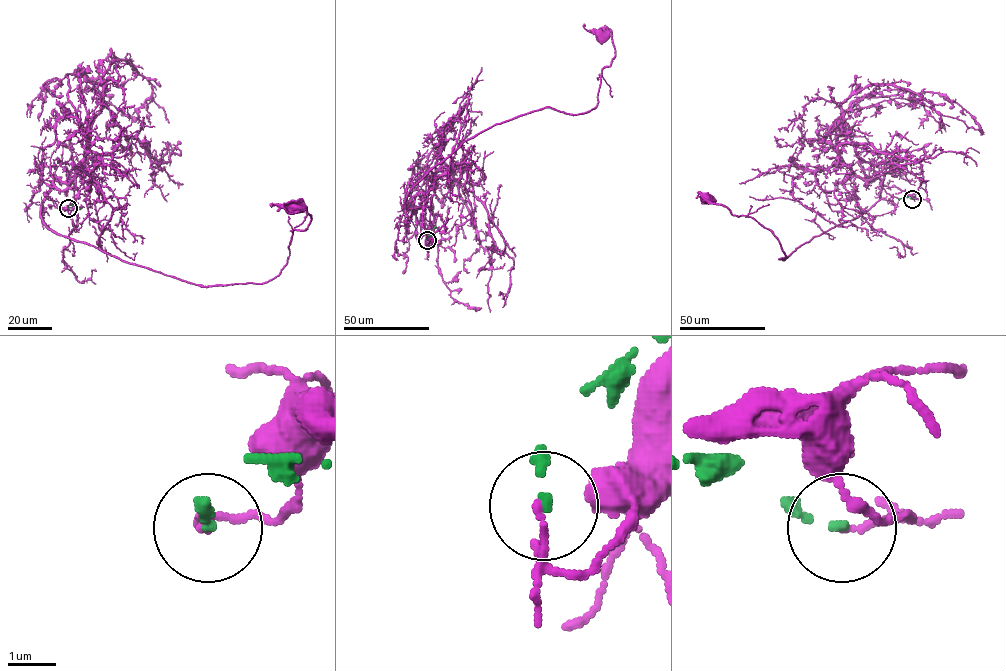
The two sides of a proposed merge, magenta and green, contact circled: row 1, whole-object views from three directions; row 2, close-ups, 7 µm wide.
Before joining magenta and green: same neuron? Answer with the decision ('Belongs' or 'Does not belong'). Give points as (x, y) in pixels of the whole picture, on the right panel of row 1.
Does not belong

